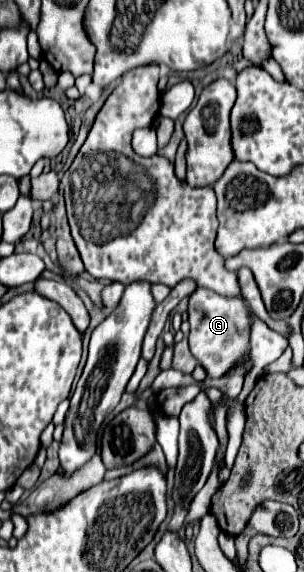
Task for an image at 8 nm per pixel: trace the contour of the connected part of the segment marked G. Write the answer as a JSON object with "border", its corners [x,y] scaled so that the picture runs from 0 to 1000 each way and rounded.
{"border":[[[648,503],[622,517],[622,608],[648,633],[681,647],[688,661],[734,661],[753,654],[799,626],[819,622],[819,584],[826,584],[826,549],[799,521],[747,521],[688,503]]]}

